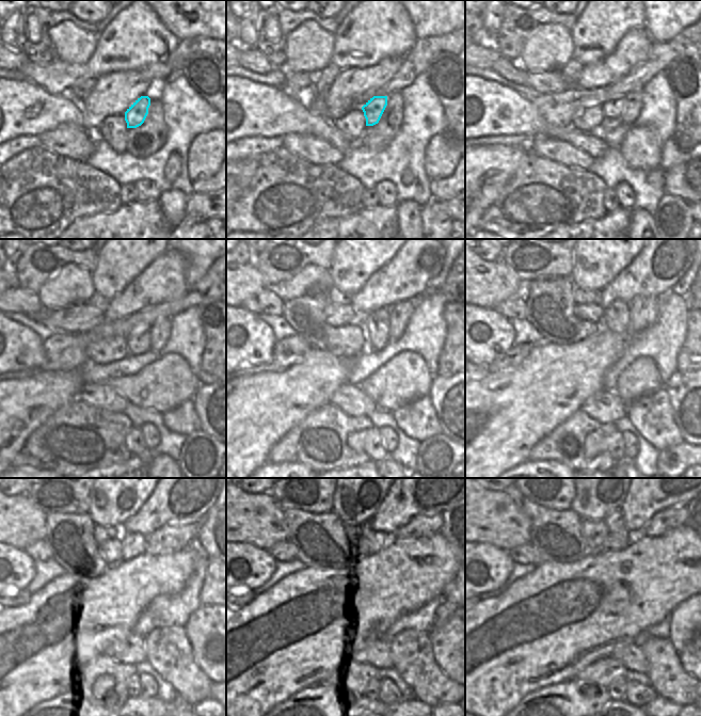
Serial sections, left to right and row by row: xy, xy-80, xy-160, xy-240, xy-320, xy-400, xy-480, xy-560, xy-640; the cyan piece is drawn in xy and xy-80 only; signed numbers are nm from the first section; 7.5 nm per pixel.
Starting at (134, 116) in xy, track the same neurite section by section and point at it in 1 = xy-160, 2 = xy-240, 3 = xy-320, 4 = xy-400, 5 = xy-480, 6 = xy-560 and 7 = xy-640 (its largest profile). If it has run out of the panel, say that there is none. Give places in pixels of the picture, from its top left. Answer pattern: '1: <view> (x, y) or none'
1: xy-160 (612, 109)
2: xy-240 (140, 344)
3: xy-320 (377, 323)
4: xy-400 (616, 317)
5: xy-480 (143, 540)
6: xy-560 (384, 539)
7: xy-640 (615, 523)

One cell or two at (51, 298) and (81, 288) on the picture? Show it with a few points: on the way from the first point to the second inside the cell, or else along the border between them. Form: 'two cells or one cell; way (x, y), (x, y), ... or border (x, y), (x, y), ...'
one cell; way (59, 292), (64, 288), (74, 288)

